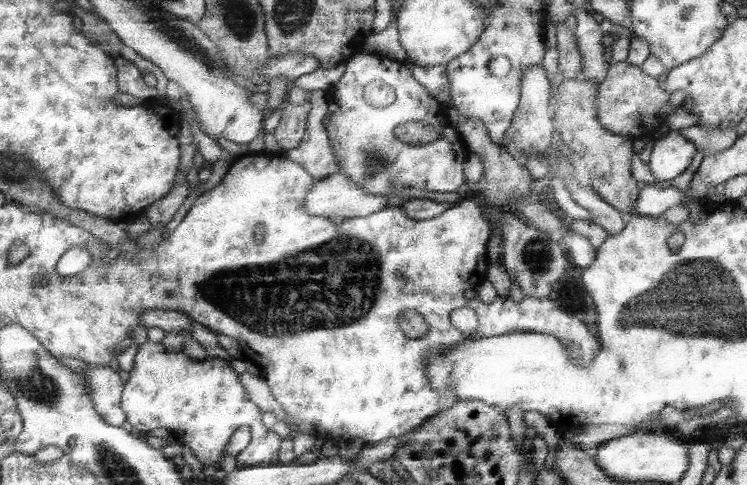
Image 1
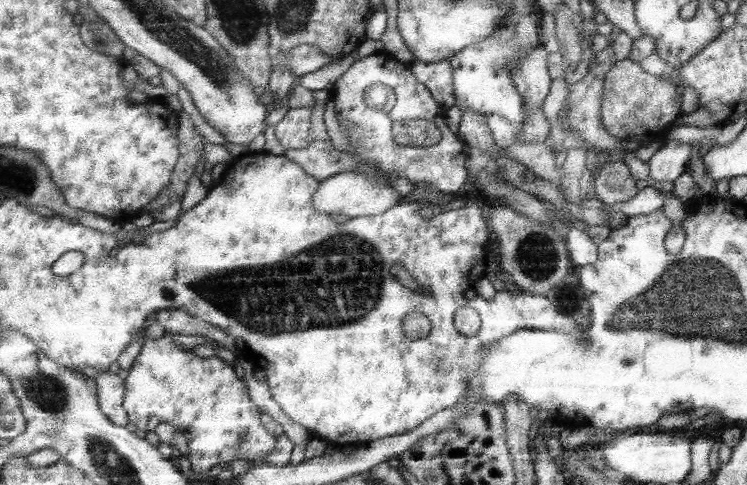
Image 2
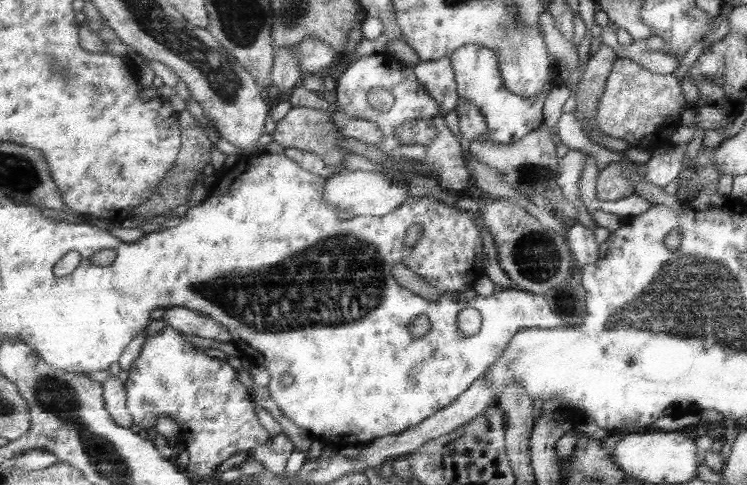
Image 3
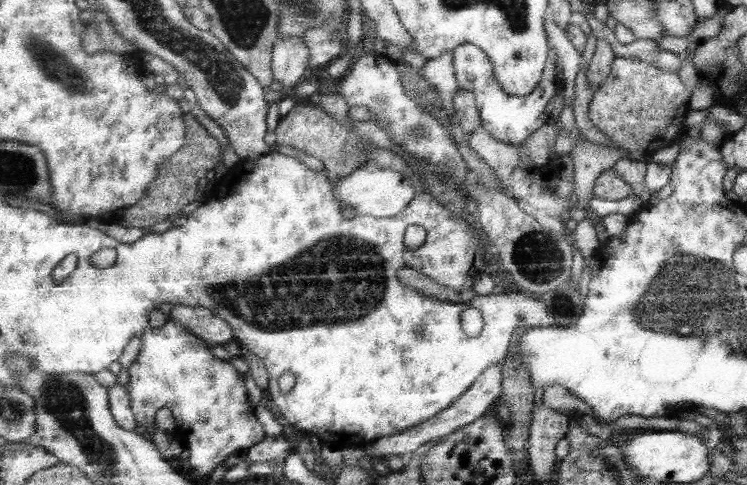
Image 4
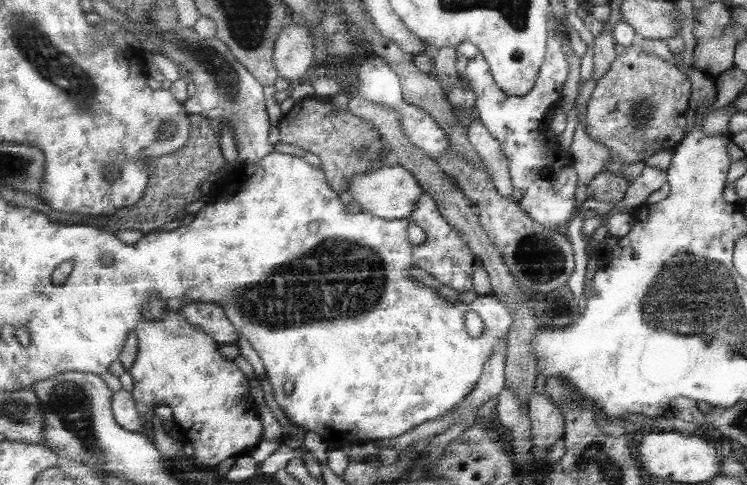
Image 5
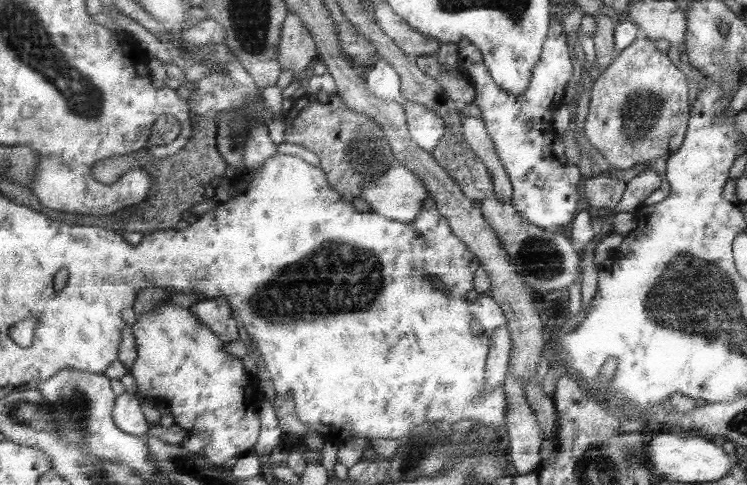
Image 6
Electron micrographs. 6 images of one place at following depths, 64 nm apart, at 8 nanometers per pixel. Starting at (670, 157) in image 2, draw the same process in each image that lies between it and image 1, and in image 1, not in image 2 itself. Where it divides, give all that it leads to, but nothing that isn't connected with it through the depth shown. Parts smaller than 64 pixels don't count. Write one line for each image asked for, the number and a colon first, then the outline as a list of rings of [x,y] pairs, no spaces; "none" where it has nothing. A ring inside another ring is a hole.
1: [[[671,130],[667,136],[655,140],[649,168],[659,182],[673,180],[691,166],[695,154],[697,146],[681,132]]]

